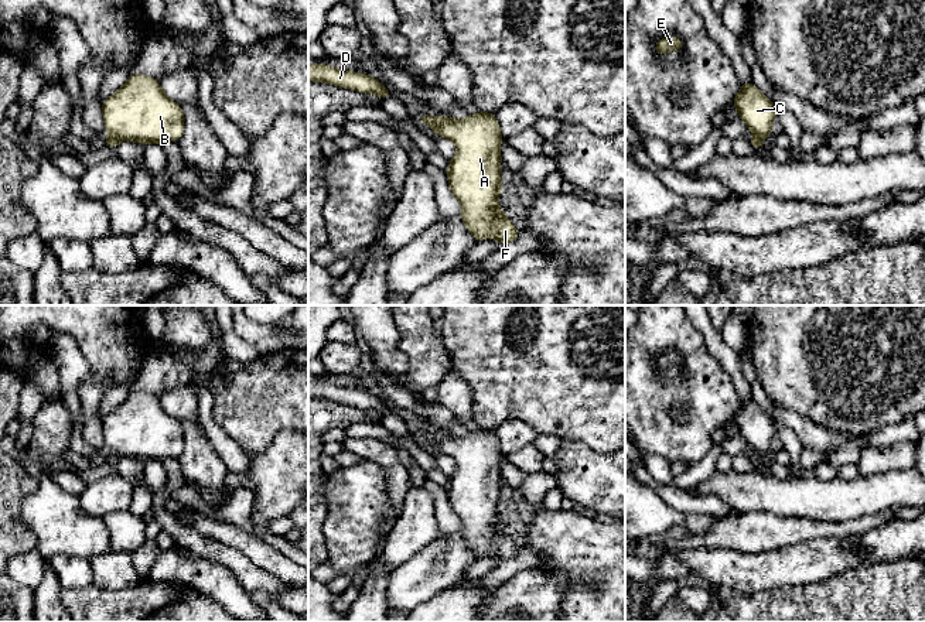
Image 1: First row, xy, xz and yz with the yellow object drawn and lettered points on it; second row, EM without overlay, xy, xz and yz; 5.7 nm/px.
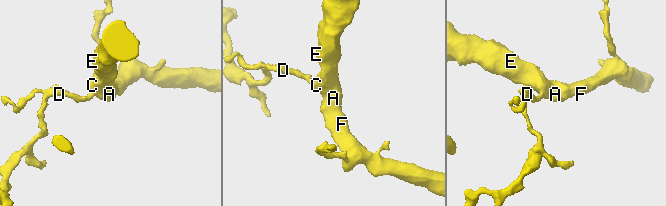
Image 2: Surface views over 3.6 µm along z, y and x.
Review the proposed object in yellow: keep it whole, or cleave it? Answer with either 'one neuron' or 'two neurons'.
two neurons

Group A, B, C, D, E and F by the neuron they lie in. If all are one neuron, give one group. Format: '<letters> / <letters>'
A B C E F / D

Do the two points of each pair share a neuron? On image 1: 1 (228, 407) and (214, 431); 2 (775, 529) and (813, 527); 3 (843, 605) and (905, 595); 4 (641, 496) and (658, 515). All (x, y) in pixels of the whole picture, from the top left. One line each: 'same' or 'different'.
1: different
2: same
3: same
4: same

